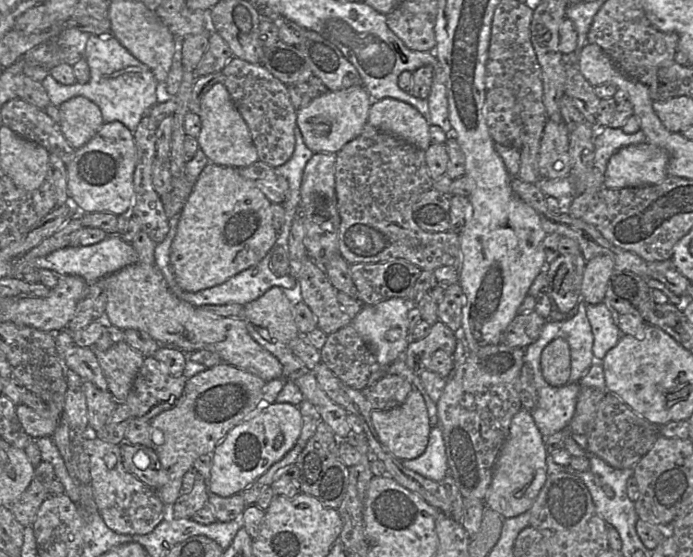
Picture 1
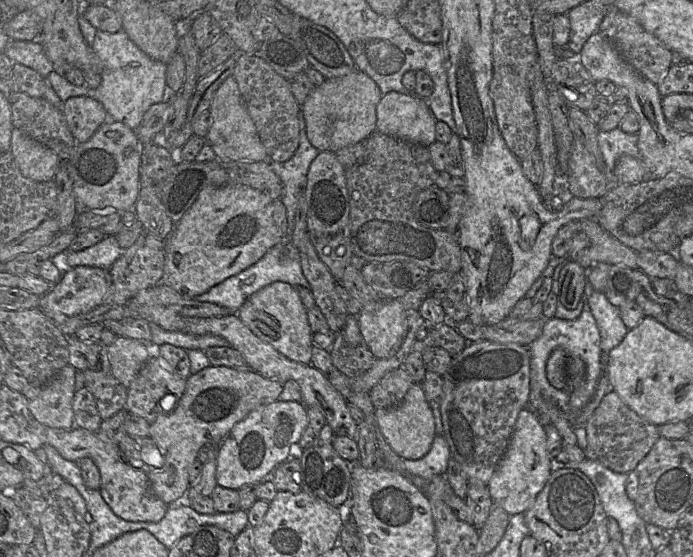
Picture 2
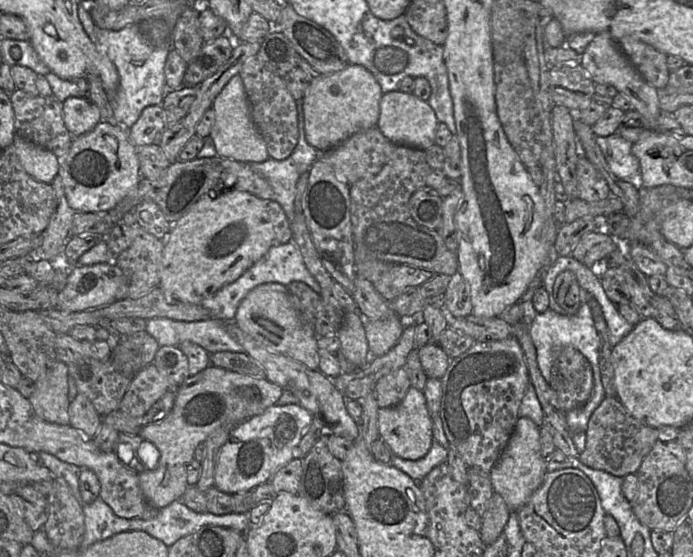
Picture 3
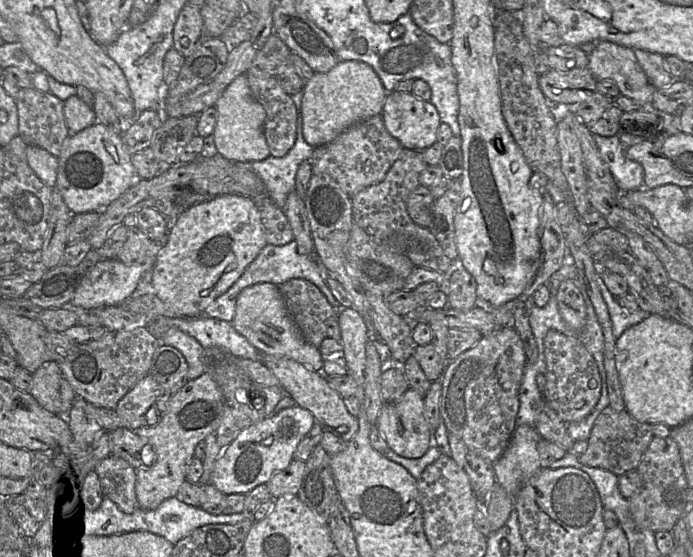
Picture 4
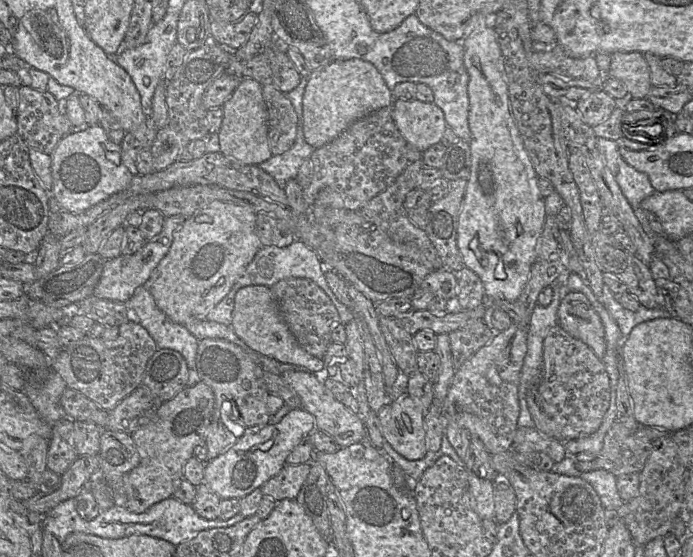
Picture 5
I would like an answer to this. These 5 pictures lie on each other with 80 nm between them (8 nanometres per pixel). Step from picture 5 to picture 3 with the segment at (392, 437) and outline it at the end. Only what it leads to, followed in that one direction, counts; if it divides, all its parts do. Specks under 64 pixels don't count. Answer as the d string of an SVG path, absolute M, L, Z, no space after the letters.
M410 386L399 404L393 407L379 407L378 430L380 438L396 456L409 460L419 460L424 457L430 450L434 438L432 418L429 415L423 391Z

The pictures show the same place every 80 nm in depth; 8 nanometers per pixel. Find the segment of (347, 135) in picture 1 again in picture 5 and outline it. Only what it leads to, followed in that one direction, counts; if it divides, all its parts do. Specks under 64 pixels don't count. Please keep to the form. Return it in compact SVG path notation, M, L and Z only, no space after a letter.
M352 58L332 60L311 71L303 96L303 133L313 148L336 139L356 120L389 105L394 97L382 75L370 62Z

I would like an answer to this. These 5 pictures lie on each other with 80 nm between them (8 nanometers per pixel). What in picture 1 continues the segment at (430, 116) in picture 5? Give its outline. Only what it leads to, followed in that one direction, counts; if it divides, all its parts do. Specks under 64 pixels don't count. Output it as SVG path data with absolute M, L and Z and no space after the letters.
M391 97L372 103L368 123L424 151L432 144L429 134L431 124L425 117L412 105Z

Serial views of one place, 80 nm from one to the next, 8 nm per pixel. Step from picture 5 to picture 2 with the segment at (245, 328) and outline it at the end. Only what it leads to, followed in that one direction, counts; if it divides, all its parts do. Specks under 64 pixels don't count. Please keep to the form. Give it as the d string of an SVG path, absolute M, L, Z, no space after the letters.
M274 282L261 288L247 298L237 315L254 335L288 359L311 364L313 332L308 323L307 309L294 286Z

